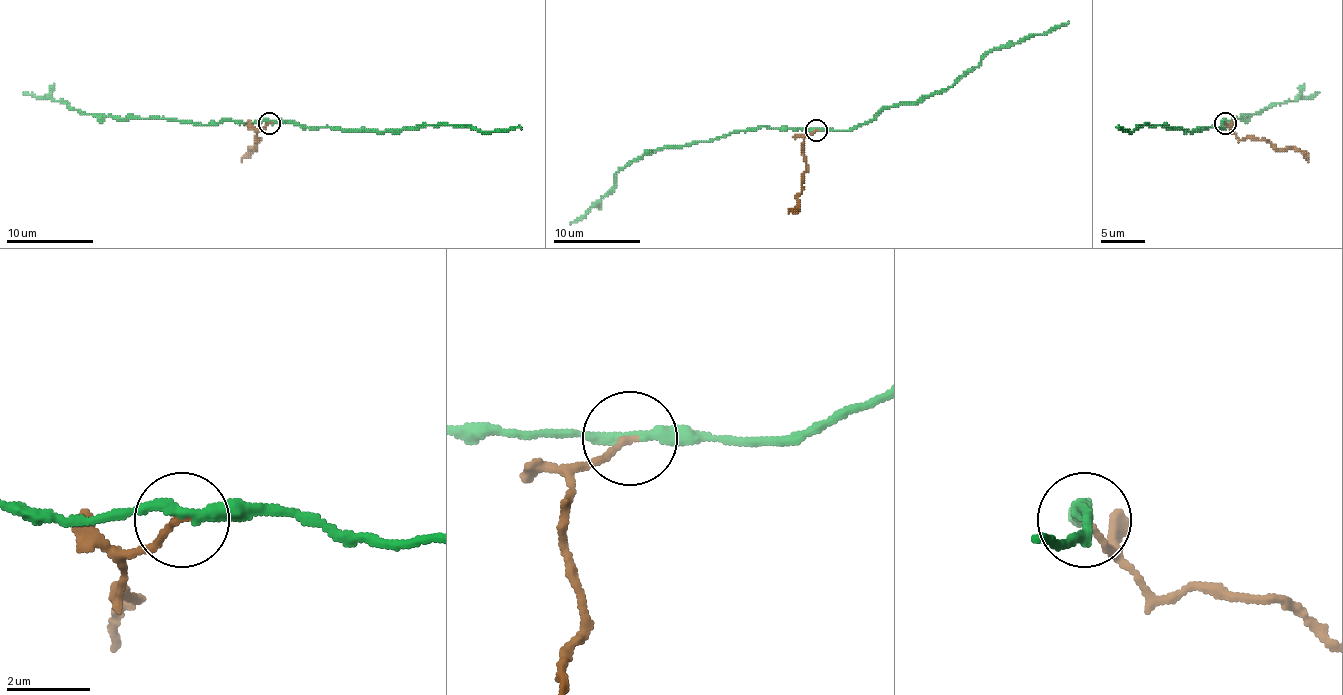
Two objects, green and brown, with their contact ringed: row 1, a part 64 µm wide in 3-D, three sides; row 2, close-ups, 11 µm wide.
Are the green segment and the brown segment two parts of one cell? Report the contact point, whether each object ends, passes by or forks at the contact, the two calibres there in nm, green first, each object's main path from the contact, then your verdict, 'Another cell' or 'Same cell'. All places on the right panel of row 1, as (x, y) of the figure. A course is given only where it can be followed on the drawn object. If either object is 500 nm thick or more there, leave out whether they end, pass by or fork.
Place: (1225, 123). At the ring green passes by. At the ring brown ends. Thickness 240 nm (green) against 150 nm. Course of green: (1225, 123), (1223, 120), (1223, 125), (1258, 114), (1269, 105), (1319, 92). Course of brown: (1225, 123), (1240, 140), (1267, 140), (1278, 149), (1297, 149), (1308, 162). Another cell

